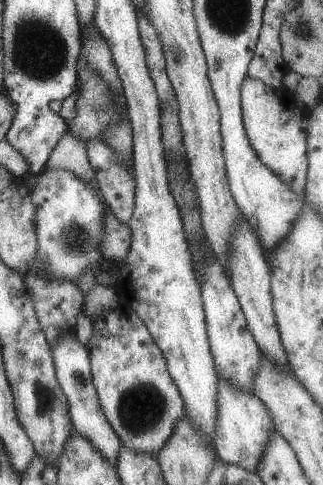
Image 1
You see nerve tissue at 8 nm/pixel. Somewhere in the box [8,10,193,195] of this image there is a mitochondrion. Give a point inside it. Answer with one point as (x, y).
(39, 52)

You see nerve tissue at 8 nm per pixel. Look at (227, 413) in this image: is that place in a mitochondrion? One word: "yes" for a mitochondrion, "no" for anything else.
no

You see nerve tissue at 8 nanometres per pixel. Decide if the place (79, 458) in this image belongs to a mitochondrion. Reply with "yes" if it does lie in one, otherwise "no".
no

